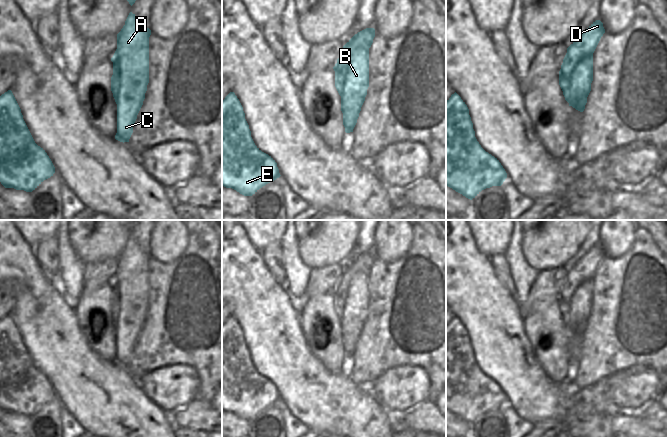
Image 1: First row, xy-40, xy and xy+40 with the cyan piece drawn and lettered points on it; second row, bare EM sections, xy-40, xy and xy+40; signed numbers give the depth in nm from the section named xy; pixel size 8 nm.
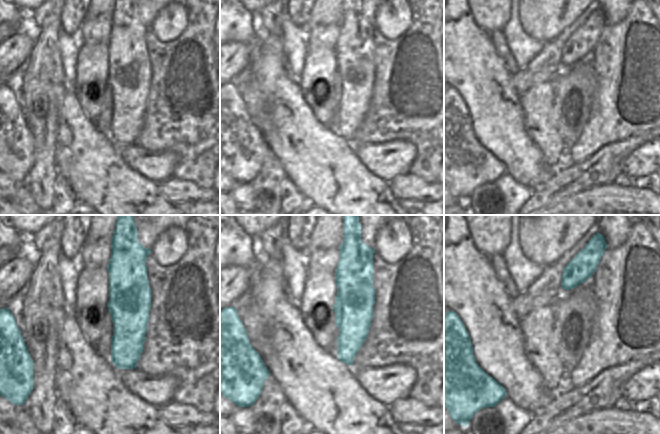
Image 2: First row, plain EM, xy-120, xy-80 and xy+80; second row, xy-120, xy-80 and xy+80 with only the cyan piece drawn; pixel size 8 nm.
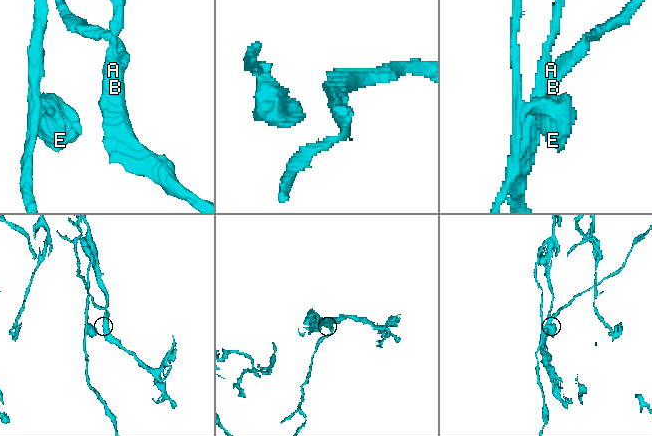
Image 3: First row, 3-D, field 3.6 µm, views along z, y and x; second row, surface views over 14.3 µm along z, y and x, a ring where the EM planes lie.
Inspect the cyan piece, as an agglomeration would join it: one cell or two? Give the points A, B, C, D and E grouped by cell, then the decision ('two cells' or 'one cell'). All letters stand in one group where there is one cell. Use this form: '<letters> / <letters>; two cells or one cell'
A B C E / D; two cells

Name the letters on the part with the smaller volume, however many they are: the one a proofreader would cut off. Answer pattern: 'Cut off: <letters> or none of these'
Cut off: D

